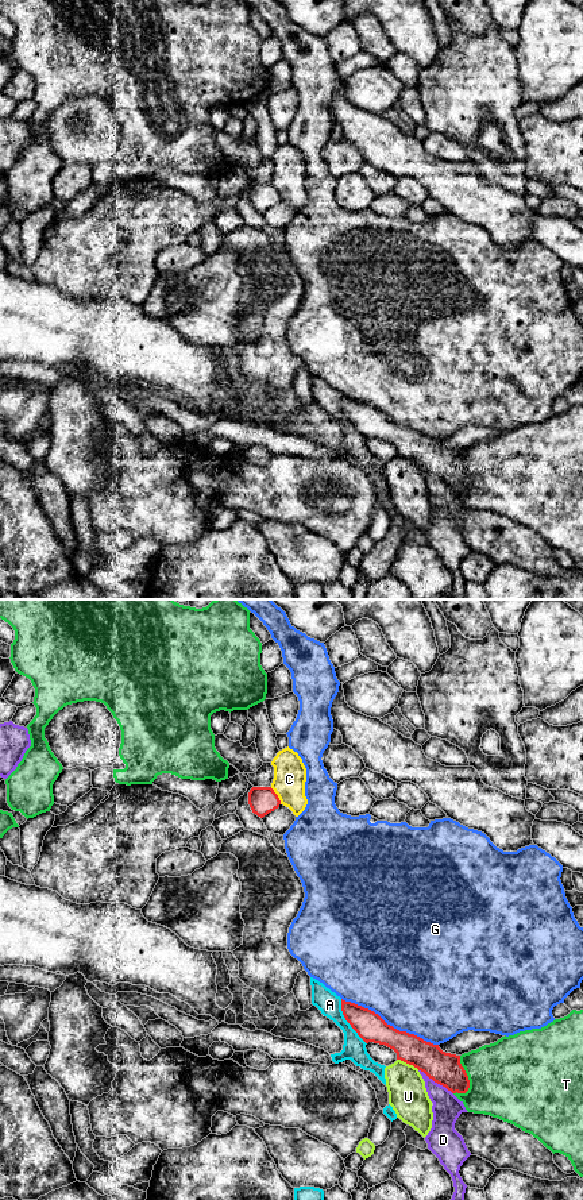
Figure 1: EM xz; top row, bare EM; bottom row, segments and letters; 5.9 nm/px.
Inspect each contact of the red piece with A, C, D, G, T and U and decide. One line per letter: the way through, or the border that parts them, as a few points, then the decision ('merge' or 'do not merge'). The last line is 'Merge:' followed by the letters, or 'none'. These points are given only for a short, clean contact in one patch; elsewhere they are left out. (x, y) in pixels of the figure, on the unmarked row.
A: along xz (340, 394), (340, 405), (344, 415), (366, 439) | do not merge
C: do not merge
D: do not merge
G: do not merge
T: do not merge
U: do not merge
Merge: none

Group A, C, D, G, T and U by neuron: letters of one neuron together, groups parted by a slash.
A / C / D / G / T / U

